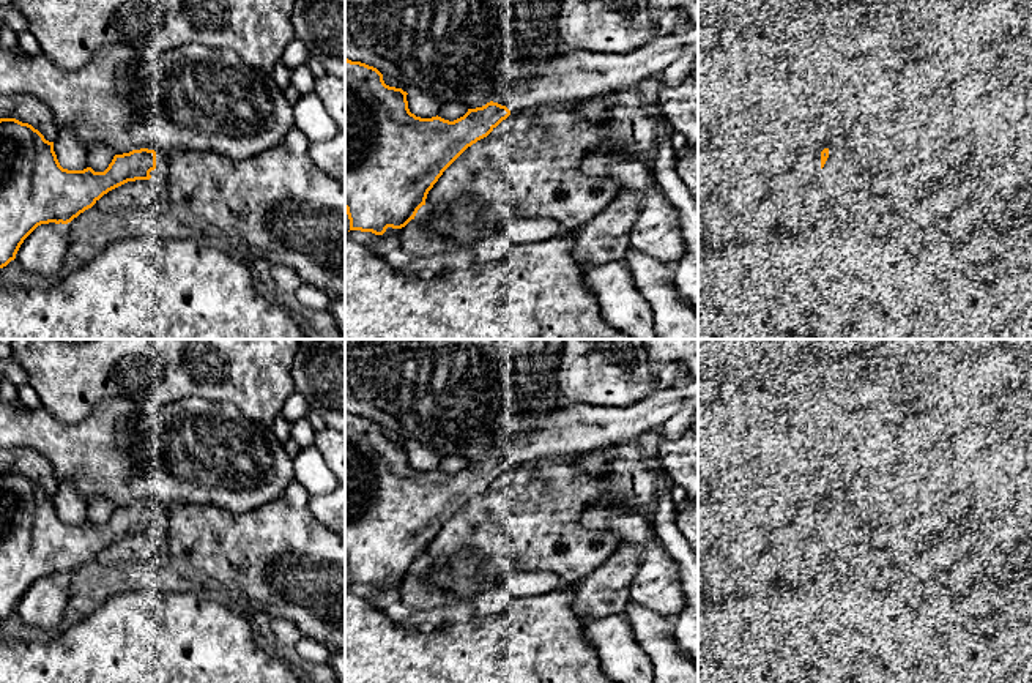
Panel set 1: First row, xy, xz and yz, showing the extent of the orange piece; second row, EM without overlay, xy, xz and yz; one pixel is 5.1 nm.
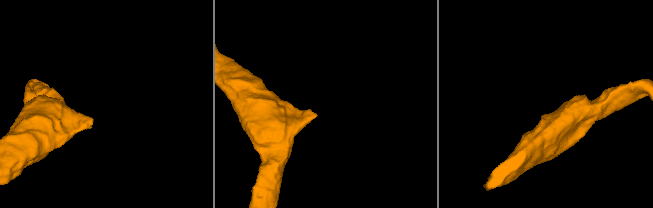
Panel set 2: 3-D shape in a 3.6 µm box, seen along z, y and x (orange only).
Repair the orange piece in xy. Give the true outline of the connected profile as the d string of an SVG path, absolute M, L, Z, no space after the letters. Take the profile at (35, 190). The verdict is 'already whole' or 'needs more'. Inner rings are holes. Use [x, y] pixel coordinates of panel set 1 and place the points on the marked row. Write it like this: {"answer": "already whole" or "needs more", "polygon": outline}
{"answer": "needs more", "polygon": "M0 118L0 268L16 259L24 240L41 224L68 224L91 208L109 191L135 180L150 180L150 172L167 162L170 151L148 148L115 155L104 172L63 169L54 142L28 123Z"}

